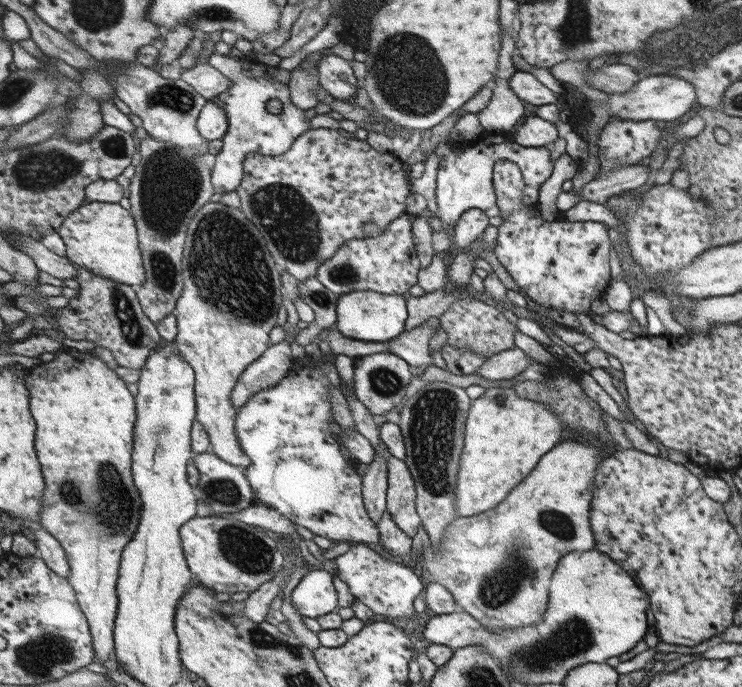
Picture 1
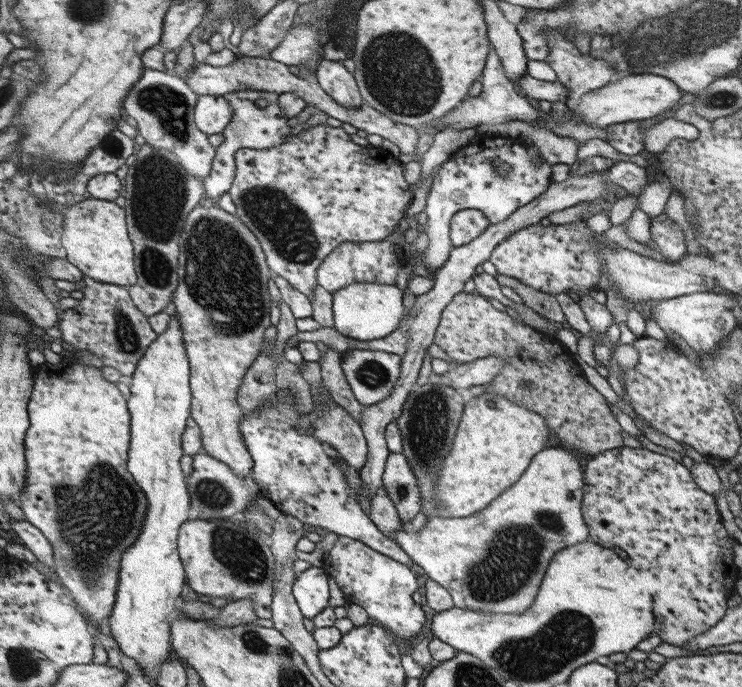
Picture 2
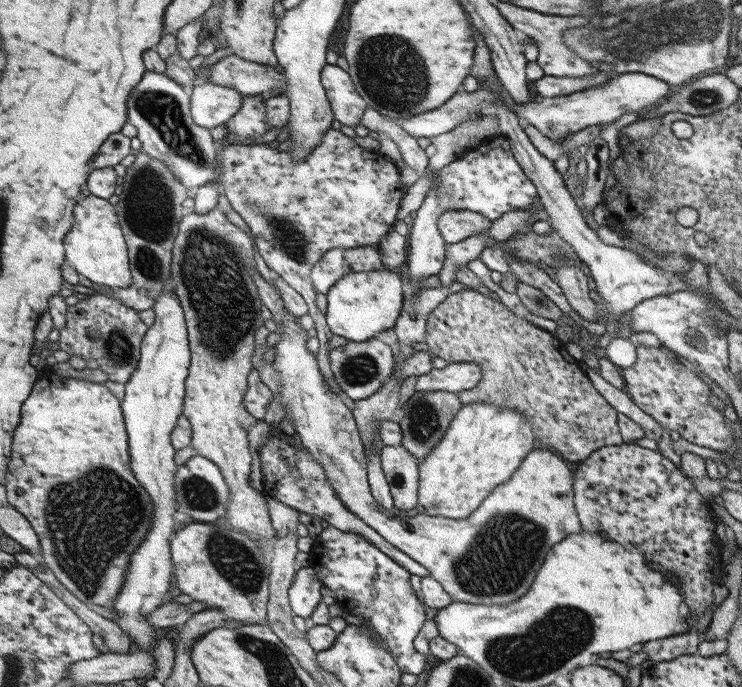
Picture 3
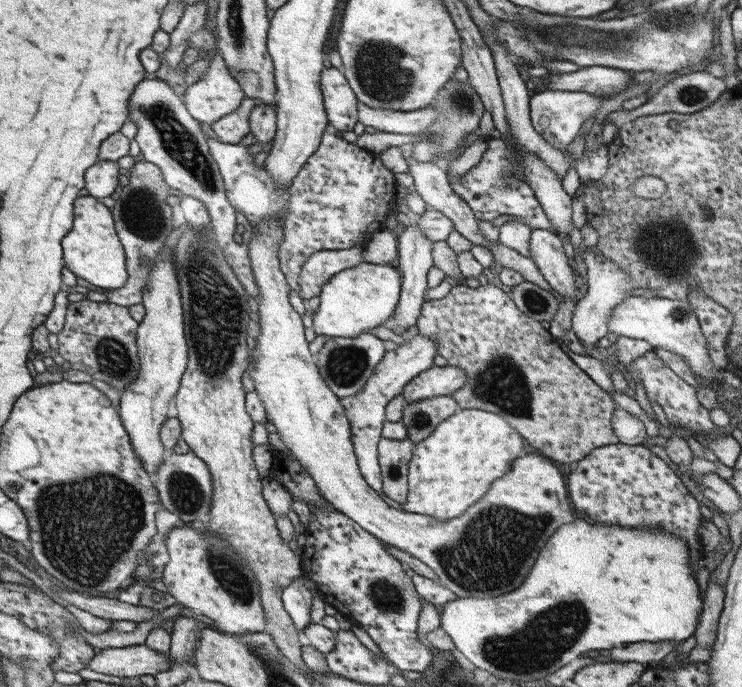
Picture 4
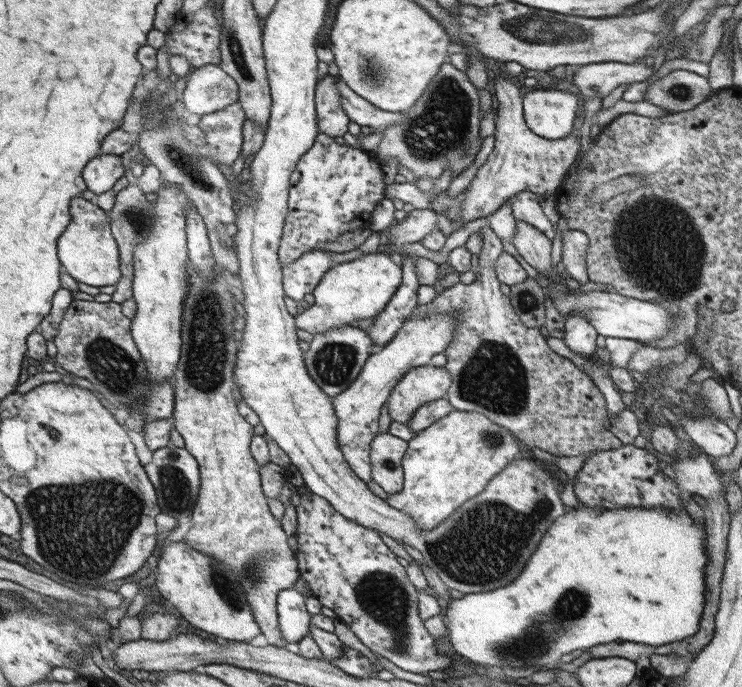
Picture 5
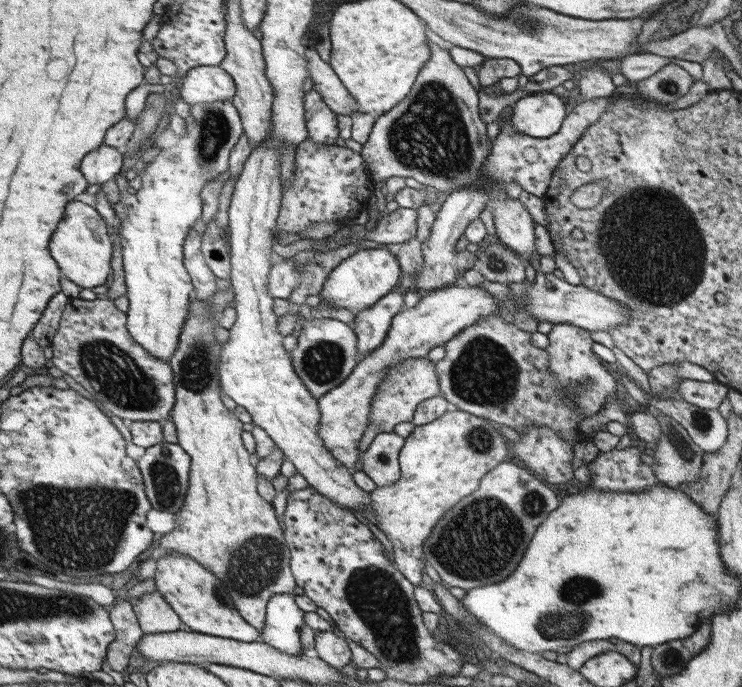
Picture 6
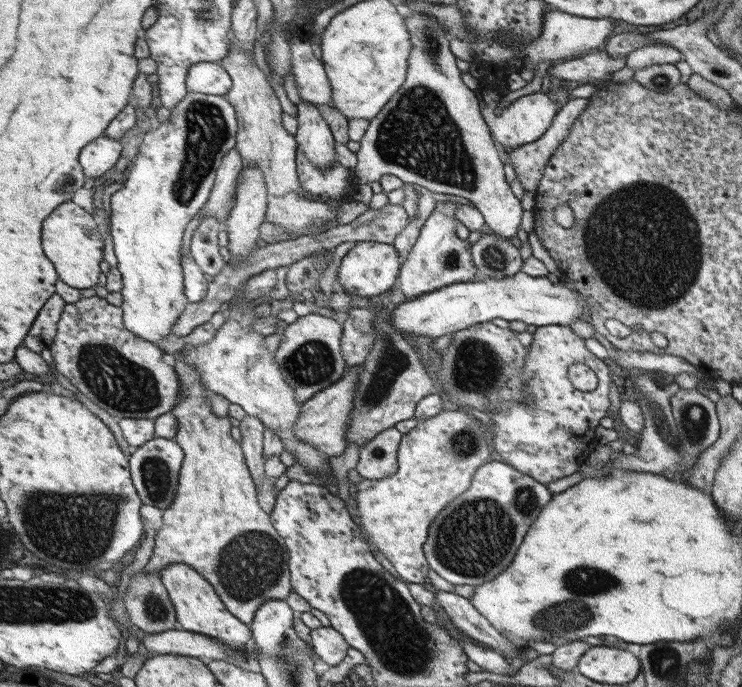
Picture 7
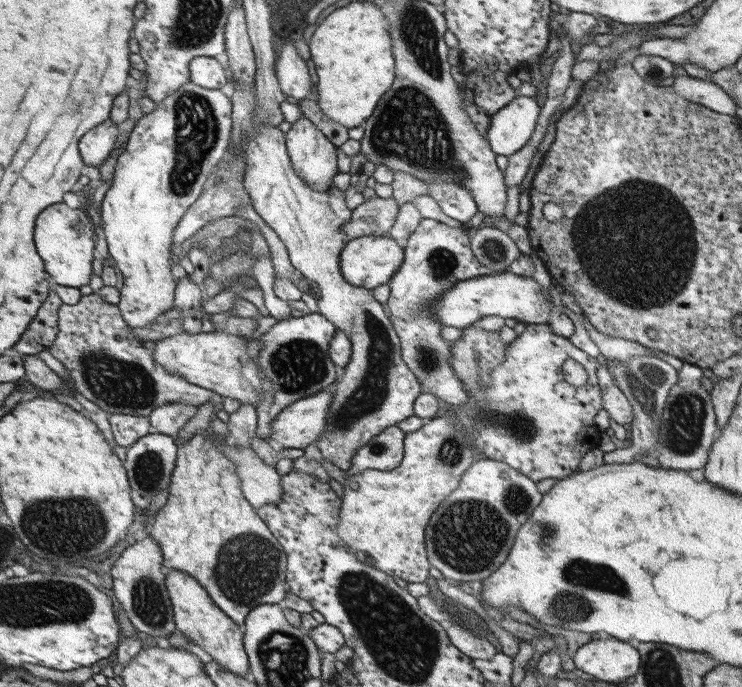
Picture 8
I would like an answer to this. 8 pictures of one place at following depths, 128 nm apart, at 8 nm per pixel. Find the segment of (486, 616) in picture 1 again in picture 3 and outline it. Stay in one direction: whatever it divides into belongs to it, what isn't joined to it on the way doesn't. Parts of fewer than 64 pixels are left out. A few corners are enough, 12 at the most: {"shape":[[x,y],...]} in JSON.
{"shape":[[288,312],[273,327],[286,417],[342,502],[454,601],[530,590],[583,530],[546,448],[456,520],[388,512],[356,418]]}

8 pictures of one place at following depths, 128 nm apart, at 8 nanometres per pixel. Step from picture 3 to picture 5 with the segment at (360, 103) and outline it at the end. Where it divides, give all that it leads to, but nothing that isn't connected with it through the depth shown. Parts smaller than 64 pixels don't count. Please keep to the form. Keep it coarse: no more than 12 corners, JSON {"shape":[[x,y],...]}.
{"shape":[[334,76],[322,78],[316,102],[320,134],[349,133]]}

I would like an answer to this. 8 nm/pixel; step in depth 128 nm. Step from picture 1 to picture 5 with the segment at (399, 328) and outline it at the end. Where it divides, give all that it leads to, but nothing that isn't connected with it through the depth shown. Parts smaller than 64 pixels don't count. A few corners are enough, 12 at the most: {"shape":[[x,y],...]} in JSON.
{"shape":[[368,253],[335,265],[299,328],[322,334],[385,310],[404,270]]}

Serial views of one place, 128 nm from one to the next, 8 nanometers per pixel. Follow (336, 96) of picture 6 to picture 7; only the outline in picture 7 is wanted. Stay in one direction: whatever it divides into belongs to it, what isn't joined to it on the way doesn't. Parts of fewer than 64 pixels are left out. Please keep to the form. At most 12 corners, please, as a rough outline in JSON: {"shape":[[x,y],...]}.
{"shape":[[310,42],[293,44],[300,97],[331,106],[332,86]]}

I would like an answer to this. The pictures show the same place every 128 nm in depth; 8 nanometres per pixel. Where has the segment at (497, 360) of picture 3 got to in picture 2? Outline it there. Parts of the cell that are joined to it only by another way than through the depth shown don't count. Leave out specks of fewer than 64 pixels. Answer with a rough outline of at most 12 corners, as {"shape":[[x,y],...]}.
{"shape":[[462,291],[433,343],[505,362],[489,394],[540,413],[555,446],[626,444],[615,407],[558,334]]}

